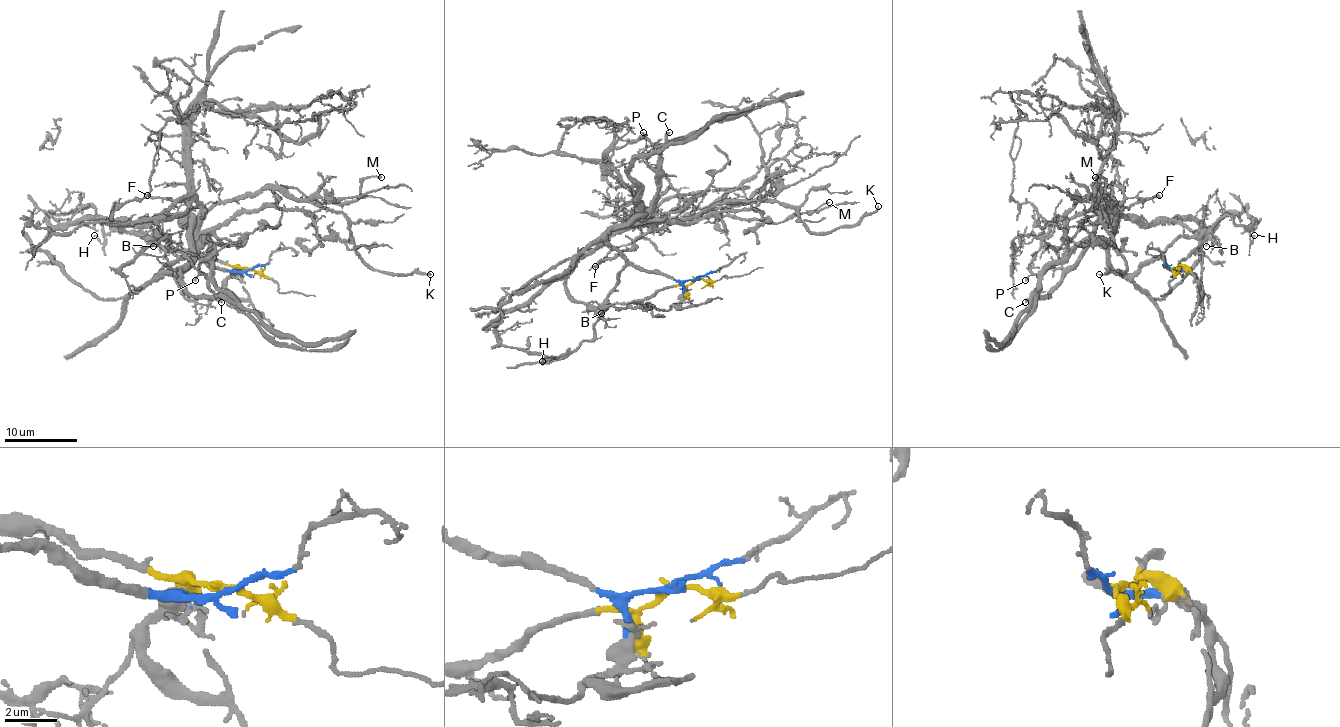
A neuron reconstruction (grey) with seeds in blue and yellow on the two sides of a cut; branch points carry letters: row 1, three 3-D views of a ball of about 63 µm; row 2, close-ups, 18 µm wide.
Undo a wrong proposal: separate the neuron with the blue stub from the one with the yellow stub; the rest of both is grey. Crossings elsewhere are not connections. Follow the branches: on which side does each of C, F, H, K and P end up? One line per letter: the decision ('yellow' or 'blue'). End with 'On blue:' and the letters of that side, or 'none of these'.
C: blue
F: blue
H: yellow
K: blue
P: blue
On blue: C, F, K, P

